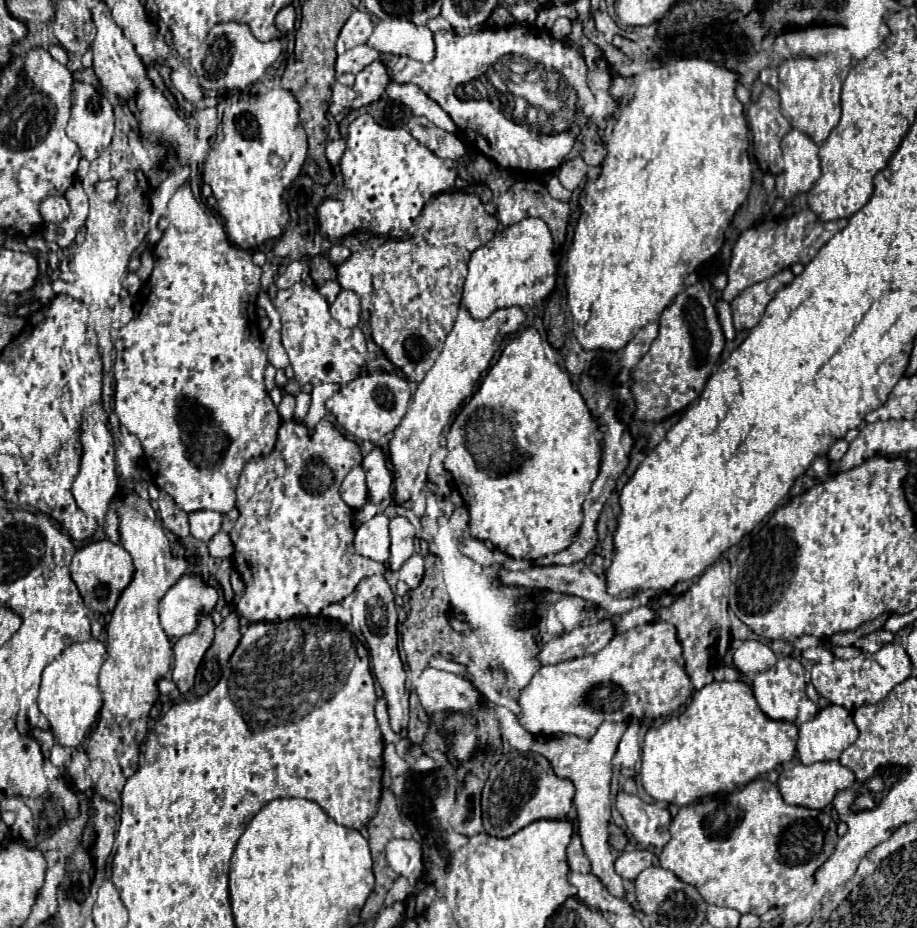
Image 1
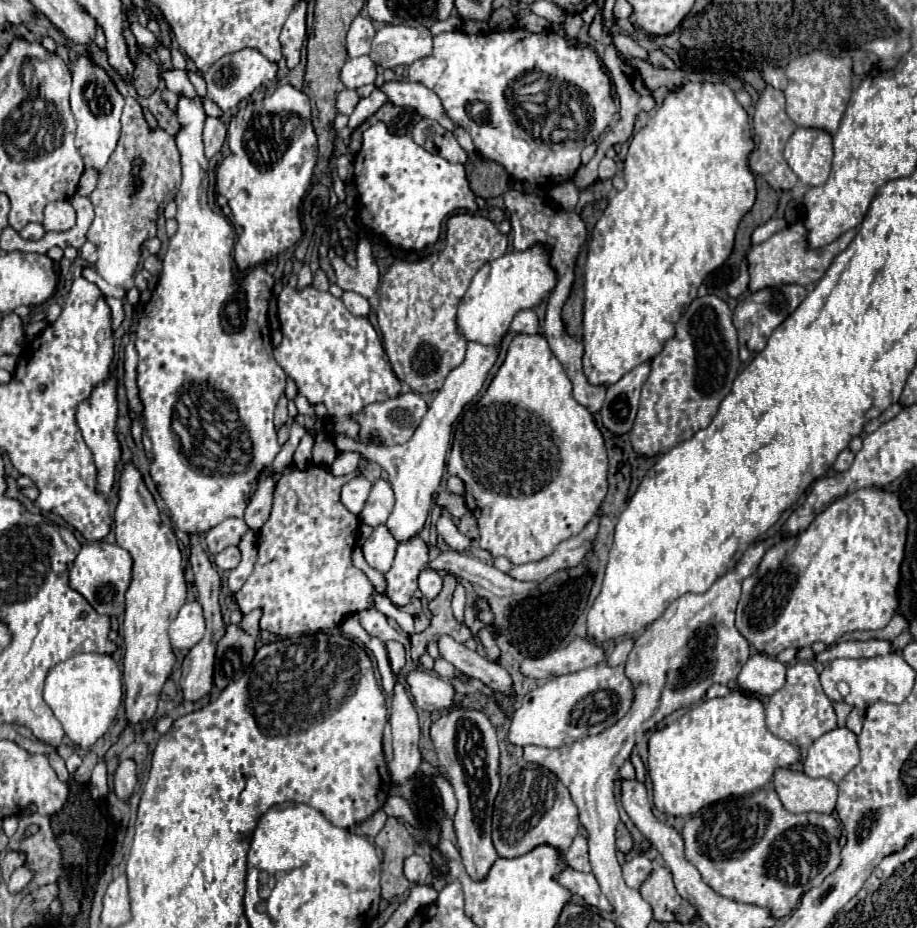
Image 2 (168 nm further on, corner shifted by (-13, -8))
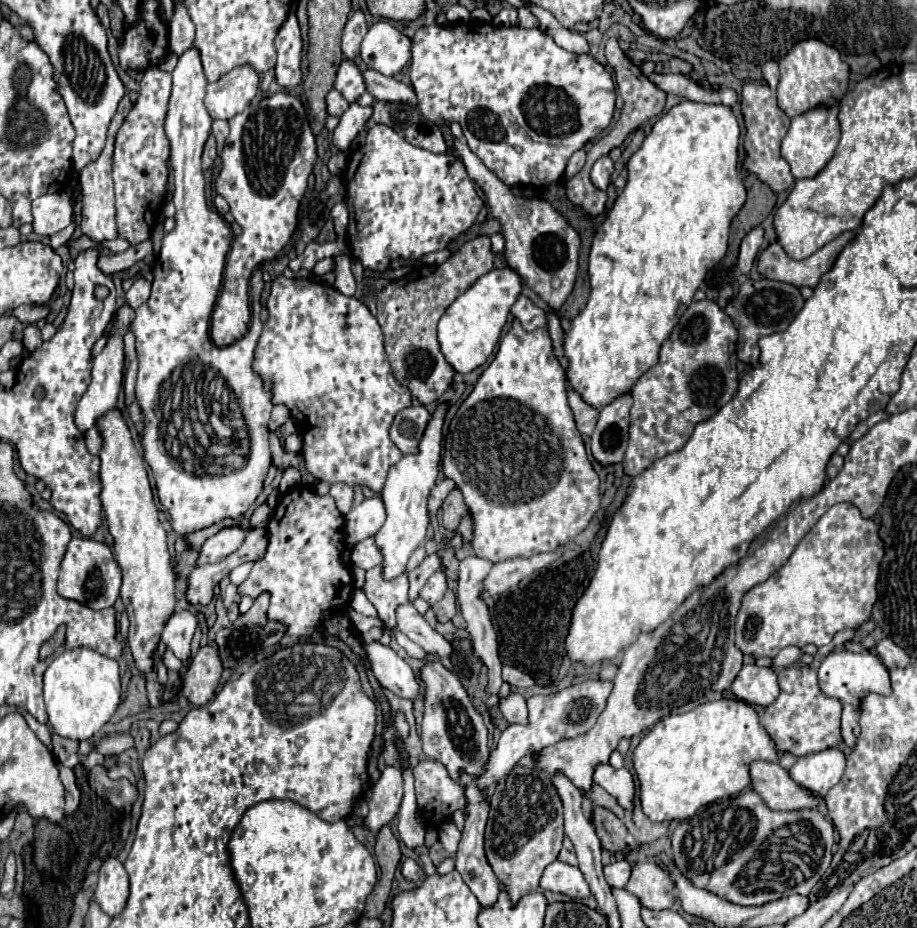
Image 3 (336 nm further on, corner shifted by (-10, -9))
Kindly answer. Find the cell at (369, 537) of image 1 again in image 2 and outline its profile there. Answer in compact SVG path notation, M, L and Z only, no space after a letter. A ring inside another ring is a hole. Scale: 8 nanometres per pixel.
M379 525L363 543L365 561L369 563L369 567L381 573L389 571L389 567L393 565L395 549L397 549L397 541L393 539L393 535L389 535L389 529L385 525Z

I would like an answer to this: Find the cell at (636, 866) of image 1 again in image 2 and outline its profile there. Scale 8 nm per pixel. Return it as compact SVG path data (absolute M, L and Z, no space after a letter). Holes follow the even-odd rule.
M643 855L633 857L631 861L627 861L627 863L623 865L625 883L627 883L629 887L633 887L633 889L639 889L651 873L653 873L653 863L651 863L647 857L643 857Z

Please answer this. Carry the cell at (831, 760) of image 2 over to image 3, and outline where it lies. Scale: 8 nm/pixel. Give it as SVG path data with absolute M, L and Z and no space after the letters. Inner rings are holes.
M830 748L818 754L798 758L798 762L790 768L790 776L798 786L824 798L826 792L840 782L844 768L844 754L838 748Z

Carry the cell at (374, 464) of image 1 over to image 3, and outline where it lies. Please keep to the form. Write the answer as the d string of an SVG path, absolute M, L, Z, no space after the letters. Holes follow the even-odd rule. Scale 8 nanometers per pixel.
M380 496L368 498L354 506L348 516L344 516L344 534L346 534L346 544L354 546L370 536L374 536L386 520L384 504Z

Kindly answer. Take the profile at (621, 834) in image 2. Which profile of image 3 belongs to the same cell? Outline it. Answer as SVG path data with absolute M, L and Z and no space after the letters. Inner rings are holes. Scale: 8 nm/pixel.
M594 806L590 810L590 820L596 828L602 848L610 852L620 852L626 848L626 826L610 810L602 806Z

